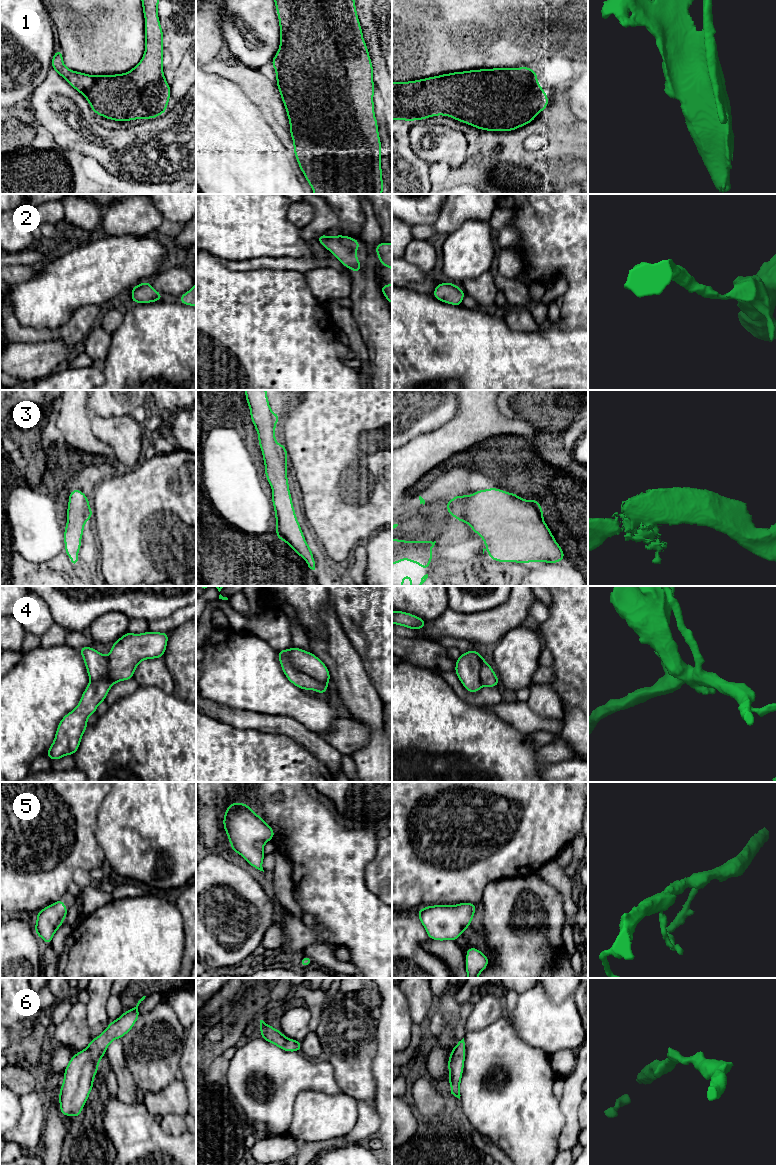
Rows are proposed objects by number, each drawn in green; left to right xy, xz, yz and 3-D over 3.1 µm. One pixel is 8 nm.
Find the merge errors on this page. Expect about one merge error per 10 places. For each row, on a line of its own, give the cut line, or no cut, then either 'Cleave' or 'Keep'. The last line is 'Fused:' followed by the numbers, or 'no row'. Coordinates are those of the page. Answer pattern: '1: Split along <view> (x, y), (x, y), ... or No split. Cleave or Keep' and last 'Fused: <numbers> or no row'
1: No split. Keep
2: No split. Keep
3: No split. Keep
4: Split along xz (288, 649), (288, 659), (297, 669), (326, 684). Cleave
5: No split. Keep
6: No split. Keep
Fused: 4

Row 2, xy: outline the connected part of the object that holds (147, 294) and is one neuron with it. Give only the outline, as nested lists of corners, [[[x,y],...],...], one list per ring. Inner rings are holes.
[[[148,281],[139,283],[137,286],[131,288],[130,291],[132,296],[132,304],[162,301],[163,294],[154,290],[151,283]]]

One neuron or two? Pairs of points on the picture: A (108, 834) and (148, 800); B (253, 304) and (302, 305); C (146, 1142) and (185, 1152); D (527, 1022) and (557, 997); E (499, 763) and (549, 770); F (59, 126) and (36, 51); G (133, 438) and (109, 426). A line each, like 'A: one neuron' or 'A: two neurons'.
A: one neuron
B: one neuron
C: one neuron
D: two neurons
E: two neurons
F: two neurons
G: one neuron

